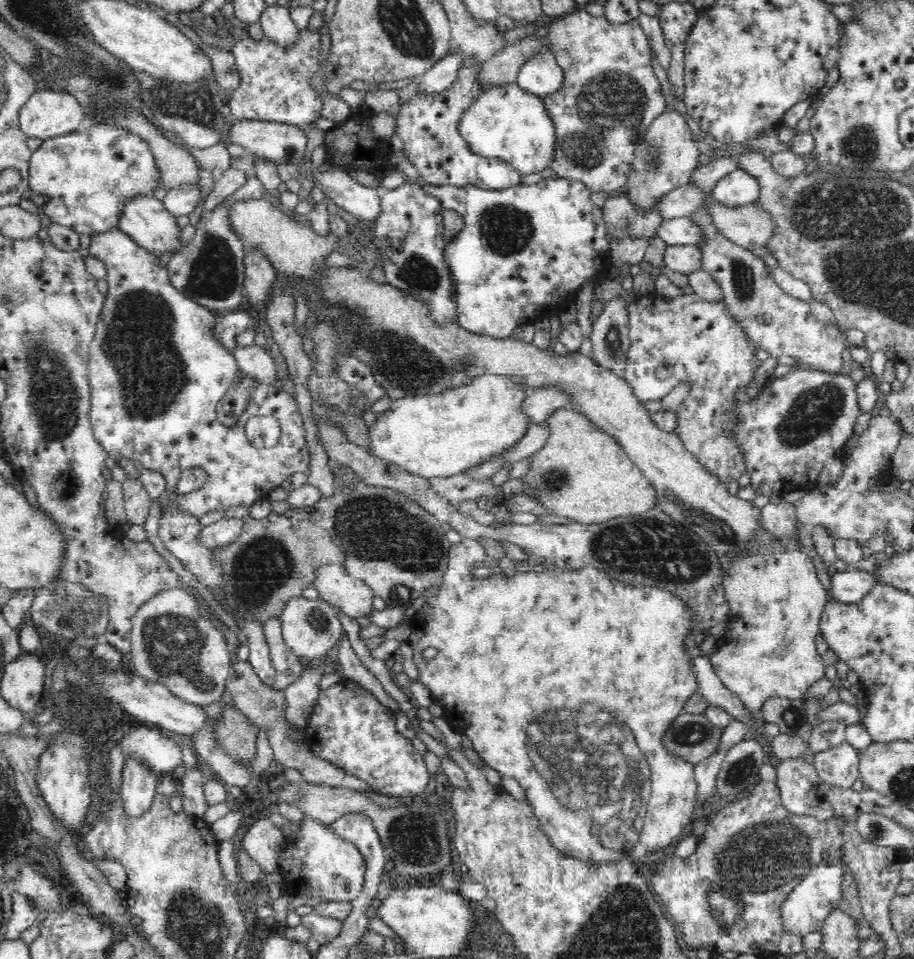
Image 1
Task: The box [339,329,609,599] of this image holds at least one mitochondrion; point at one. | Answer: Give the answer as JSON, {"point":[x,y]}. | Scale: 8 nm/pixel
{"point":[554,480]}

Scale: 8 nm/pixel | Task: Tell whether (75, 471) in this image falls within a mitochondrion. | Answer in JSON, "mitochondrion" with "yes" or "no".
{"mitochondrion":"no"}

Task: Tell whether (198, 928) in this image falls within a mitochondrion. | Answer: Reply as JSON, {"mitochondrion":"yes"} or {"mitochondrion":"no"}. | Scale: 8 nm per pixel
{"mitochondrion":"yes"}

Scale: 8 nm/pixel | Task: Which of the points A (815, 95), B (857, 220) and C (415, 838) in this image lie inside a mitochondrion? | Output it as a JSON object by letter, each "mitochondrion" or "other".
{"A":"other","B":"mitochondrion","C":"mitochondrion"}

